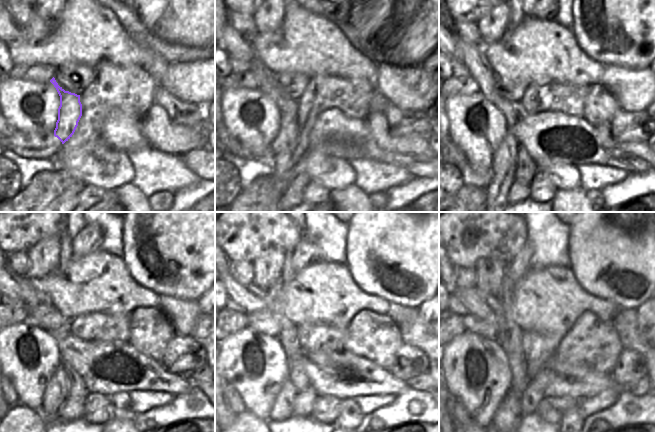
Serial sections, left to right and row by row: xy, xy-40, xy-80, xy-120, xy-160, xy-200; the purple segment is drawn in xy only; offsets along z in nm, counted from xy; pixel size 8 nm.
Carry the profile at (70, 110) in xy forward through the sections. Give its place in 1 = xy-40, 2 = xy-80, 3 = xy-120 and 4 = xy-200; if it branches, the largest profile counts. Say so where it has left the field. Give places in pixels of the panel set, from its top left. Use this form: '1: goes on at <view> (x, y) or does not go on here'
1: goes on at xy-40 (285, 152)
2: goes on at xy-80 (505, 161)
3: goes on at xy-120 (56, 392)
4: goes on at xy-200 (508, 415)

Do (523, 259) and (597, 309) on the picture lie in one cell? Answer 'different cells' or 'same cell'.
different cells

